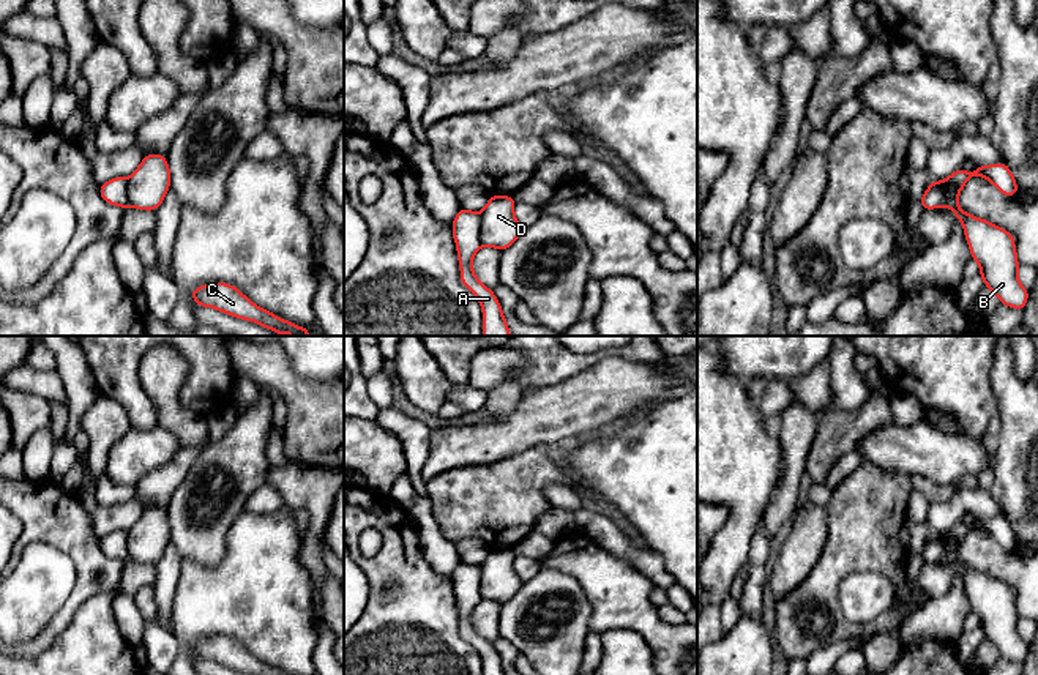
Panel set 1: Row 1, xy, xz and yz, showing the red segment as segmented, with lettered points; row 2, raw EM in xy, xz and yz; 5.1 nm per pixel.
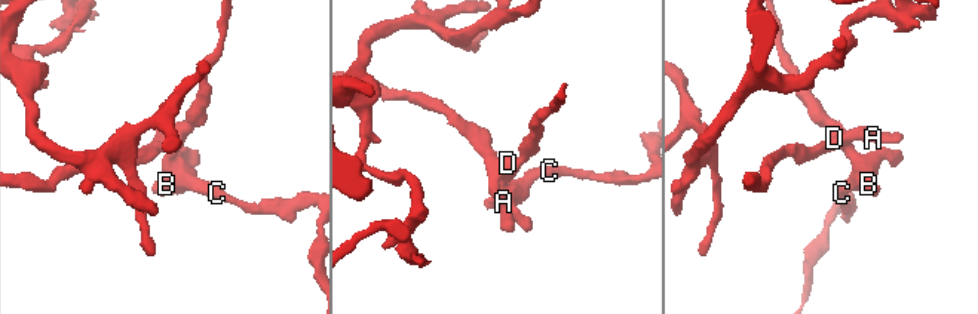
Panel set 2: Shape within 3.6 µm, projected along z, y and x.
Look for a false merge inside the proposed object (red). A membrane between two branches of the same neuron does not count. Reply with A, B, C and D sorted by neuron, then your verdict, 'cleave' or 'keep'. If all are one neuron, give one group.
A / B C D | cleave

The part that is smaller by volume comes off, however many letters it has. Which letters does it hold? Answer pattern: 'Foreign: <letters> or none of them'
Foreign: B, C, D

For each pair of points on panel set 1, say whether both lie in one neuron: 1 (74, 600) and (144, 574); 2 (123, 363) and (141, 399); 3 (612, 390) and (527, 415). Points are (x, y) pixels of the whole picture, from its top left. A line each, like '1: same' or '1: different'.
1: different
2: same
3: same

